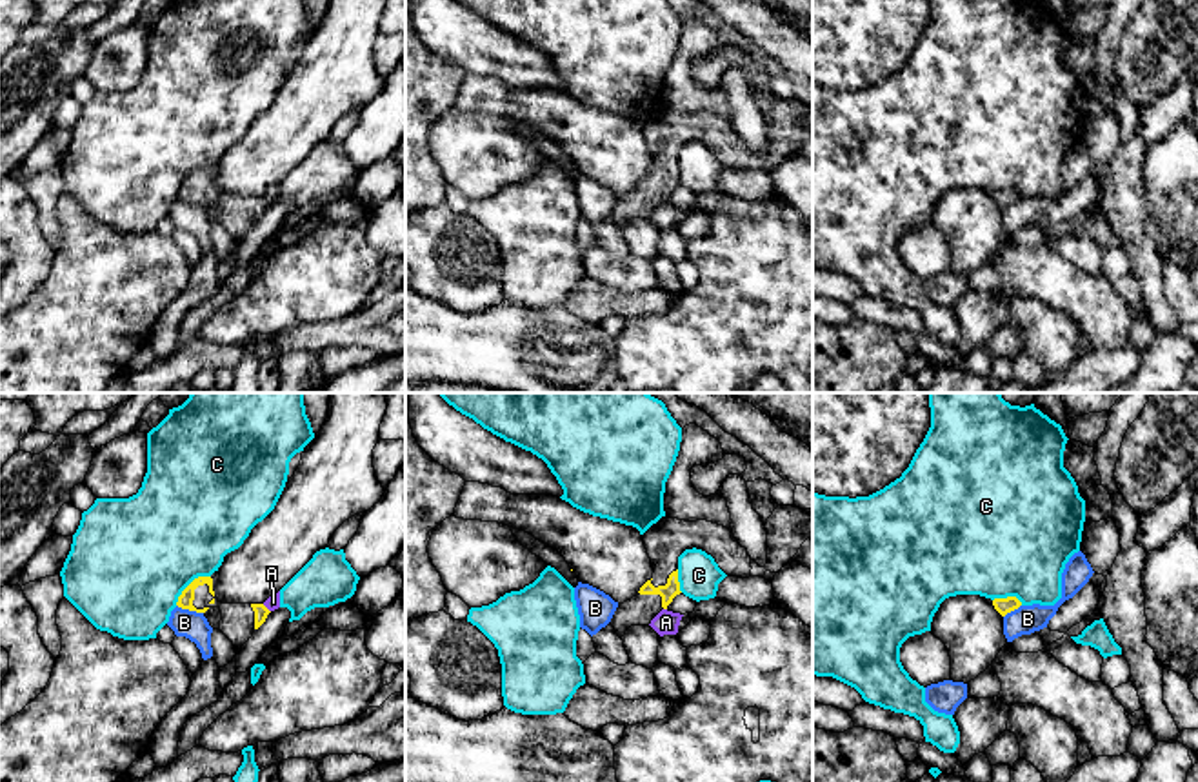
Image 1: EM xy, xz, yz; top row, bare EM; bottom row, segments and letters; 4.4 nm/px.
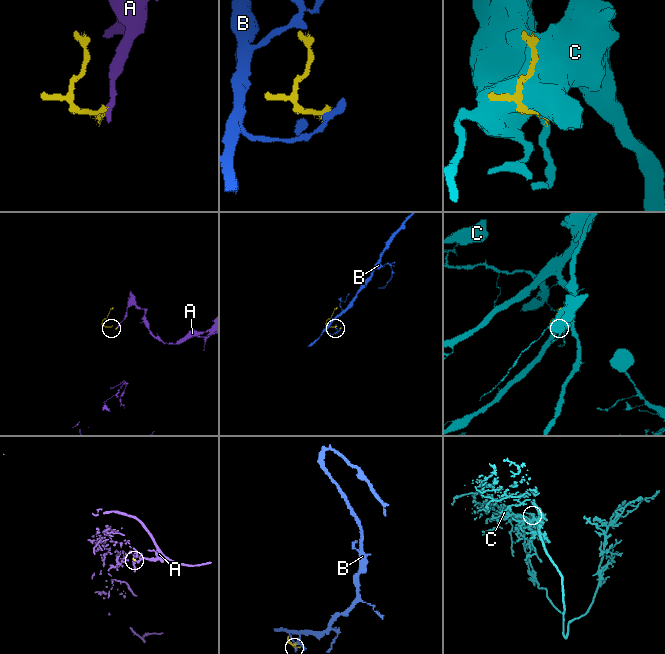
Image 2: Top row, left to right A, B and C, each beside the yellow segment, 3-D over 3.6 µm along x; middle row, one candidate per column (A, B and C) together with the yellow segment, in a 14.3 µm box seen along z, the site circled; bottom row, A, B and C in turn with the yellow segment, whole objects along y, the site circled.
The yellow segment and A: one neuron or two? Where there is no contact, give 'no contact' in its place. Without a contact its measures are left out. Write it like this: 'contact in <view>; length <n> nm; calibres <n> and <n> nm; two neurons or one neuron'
contact in xy; length 50 nm; calibres 60 and 60 nm; two neurons

